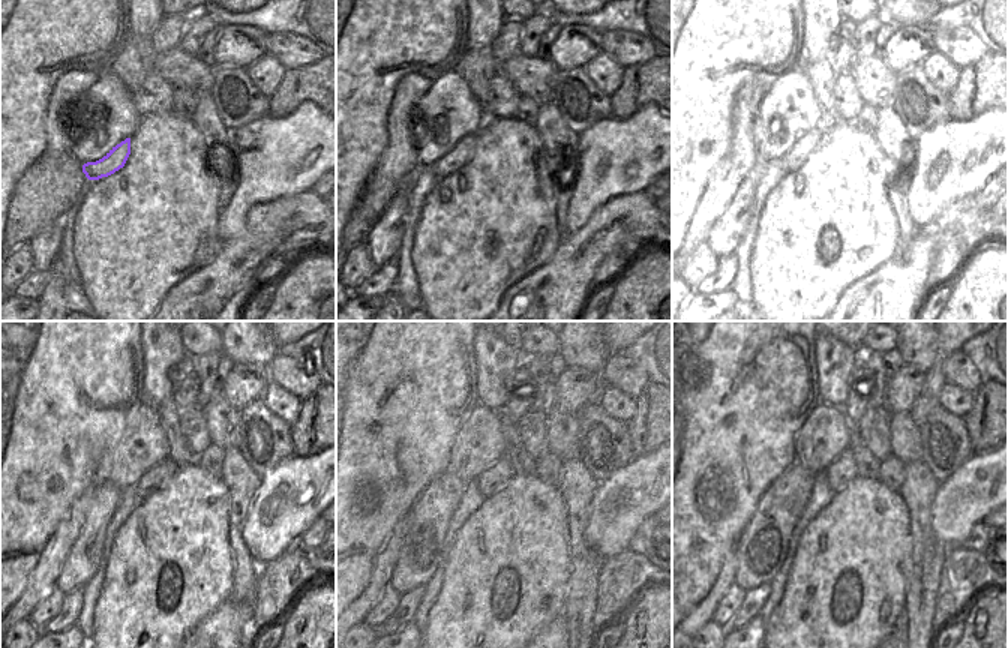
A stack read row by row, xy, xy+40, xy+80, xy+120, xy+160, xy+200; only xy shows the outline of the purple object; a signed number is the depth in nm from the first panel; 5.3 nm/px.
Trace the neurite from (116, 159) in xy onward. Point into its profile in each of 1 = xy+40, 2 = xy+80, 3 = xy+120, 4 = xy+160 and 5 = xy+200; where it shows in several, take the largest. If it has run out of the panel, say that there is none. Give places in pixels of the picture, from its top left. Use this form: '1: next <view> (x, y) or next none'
1: next xy+40 (459, 155)
2: next xy+80 (795, 156)
3: next xy+120 (158, 476)
4: next xy+160 (491, 480)
5: next xy+200 (842, 470)

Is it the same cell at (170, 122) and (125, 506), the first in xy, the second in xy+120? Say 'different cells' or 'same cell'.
different cells

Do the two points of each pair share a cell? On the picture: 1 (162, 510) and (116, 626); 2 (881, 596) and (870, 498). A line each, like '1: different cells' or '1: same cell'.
1: same cell
2: same cell

